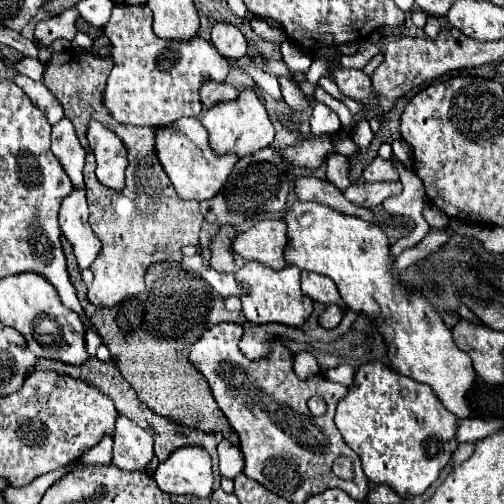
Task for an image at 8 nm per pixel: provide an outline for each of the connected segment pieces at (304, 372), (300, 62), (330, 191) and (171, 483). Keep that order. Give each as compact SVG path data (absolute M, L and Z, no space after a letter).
M301 352L295 356L295 362L293 362L293 368L295 368L295 374L301 378L301 380L307 380L311 376L317 376L321 374L319 366L317 366L317 360L311 352Z
M285 40L281 44L281 54L283 54L283 62L293 72L305 74L309 70L309 66L311 66L311 56L303 48L297 48L291 40Z
M301 176L295 178L295 194L299 200L315 200L319 204L325 204L333 210L339 210L343 214L359 216L363 220L373 220L373 214L367 208L357 208L355 204L349 204L349 200L343 198L343 194L329 182L329 180L319 180L313 176Z
M203 446L177 448L153 474L161 490L169 494L193 494L207 498L211 494L211 456Z

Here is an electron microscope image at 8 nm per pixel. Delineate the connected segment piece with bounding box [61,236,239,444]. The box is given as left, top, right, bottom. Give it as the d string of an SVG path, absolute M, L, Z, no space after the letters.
M61 236L61 242L67 256L67 270L81 300L83 312L97 328L111 352L113 362L123 378L133 386L139 400L143 400L153 412L161 416L165 414L177 424L195 426L205 432L221 432L231 444L239 444L239 436L217 406L205 376L189 362L191 346L205 330L207 314L211 310L209 284L203 278L195 278L193 274L185 272L177 262L159 262L159 268L147 270L145 292L135 298L127 298L123 304L113 308L93 306L87 298L87 286L81 280L71 242L65 236Z

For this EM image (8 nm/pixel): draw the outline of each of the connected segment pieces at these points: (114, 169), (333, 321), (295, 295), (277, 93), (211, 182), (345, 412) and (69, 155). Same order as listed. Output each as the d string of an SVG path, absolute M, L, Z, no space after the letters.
M91 122L87 140L97 158L97 178L105 186L119 190L125 182L123 172L127 166L127 152L121 146L119 138L99 122Z
M331 304L319 318L319 324L325 328L335 328L343 318L343 308L339 308L337 304Z
M247 262L237 276L235 274L219 274L213 270L213 286L223 298L237 296L243 304L243 314L247 320L253 320L255 324L267 324L267 322L279 322L291 328L299 328L305 324L305 320L313 312L313 302L303 296L301 284L299 284L299 268L287 266L283 270L271 270L257 262Z
M251 64L245 72L247 72L247 74L253 78L253 82L255 82L257 86L261 86L267 94L271 94L275 100L283 102L283 96L281 96L281 86L279 86L279 80L277 80L275 76L265 74L265 72L263 72L263 70L259 70L255 64Z
M181 118L171 126L157 130L157 154L171 178L177 194L183 200L209 200L221 192L233 166L239 162L237 154L215 154L209 146L209 134L197 118Z
M379 360L357 368L345 400L337 404L335 424L347 446L359 454L369 482L389 484L401 498L423 494L457 450L457 418L439 402L435 392L387 368Z
M63 118L53 126L51 134L51 152L57 156L67 176L71 178L75 188L83 188L83 166L85 166L85 150L79 144L75 128L69 118Z

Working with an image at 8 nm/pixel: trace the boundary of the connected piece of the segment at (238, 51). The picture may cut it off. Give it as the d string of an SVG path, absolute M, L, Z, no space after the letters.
M221 20L213 26L211 42L215 44L215 48L221 54L225 54L231 60L239 60L247 54L247 40L245 40L243 32L227 20Z

